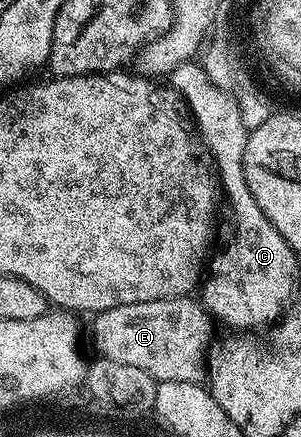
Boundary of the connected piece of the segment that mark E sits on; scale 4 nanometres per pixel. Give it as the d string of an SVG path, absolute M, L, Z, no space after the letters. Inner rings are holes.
M190 295L174 296L164 300L154 300L153 302L137 302L136 304L122 304L116 308L108 308L105 312L100 312L94 317L95 320L95 344L99 347L97 350L99 356L107 356L113 362L125 362L125 366L141 366L141 370L149 373L157 382L193 382L194 384L203 384L207 380L207 354L213 343L211 337L211 323L213 317L202 303L194 304Z

